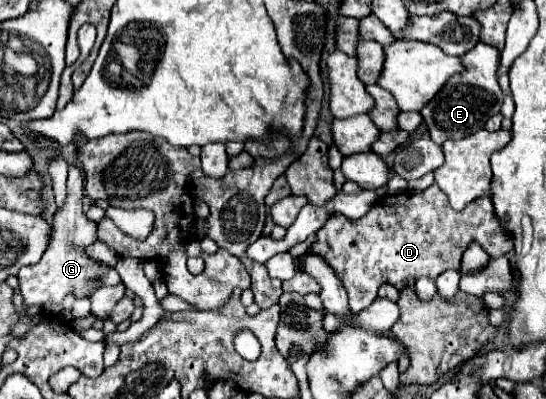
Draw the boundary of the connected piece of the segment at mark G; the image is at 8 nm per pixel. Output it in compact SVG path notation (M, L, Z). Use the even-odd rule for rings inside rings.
M70 166L68 170L68 196L64 200L64 206L56 210L52 224L50 224L50 246L46 248L44 256L34 266L24 266L18 272L20 282L20 294L24 298L22 312L26 312L32 306L46 306L46 304L60 304L70 292L76 298L90 298L94 290L102 286L114 286L120 282L118 272L114 272L110 266L90 258L86 254L86 246L94 244L98 240L98 224L90 218L86 218L86 212L82 208L84 198L84 174L80 166Z

